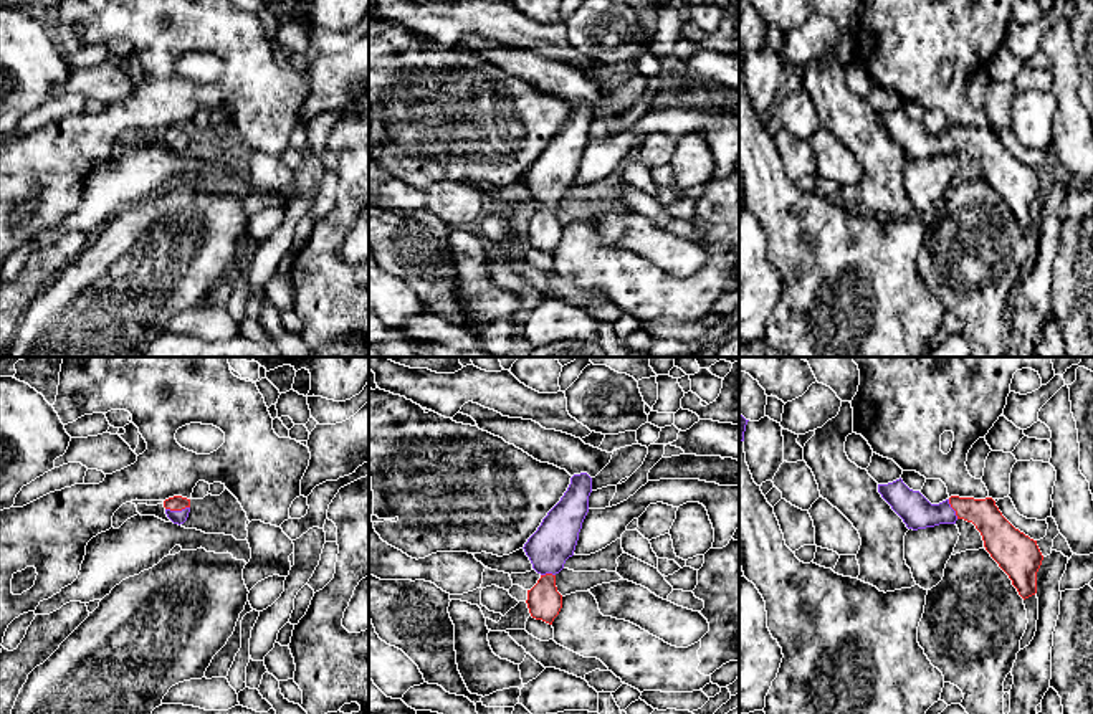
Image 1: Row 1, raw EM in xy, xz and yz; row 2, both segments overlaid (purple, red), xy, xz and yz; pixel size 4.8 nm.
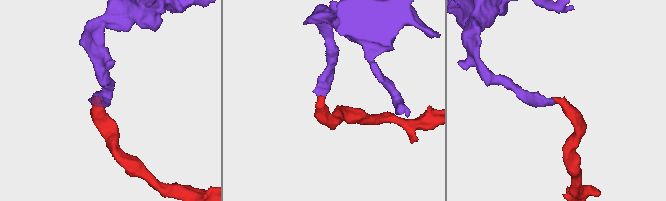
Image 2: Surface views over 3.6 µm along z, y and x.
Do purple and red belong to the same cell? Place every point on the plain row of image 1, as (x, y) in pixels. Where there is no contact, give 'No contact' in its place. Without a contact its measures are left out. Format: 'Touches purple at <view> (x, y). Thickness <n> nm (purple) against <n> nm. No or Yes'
Touches purple at xy (177, 141). Thickness 70 nm (purple) against 80 nm. Yes

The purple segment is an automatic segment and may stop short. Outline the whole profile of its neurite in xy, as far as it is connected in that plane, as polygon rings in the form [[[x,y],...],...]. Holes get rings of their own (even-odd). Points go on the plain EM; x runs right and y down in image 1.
[[[174,126],[164,131],[165,144],[174,154],[184,154],[190,142],[190,129]]]

